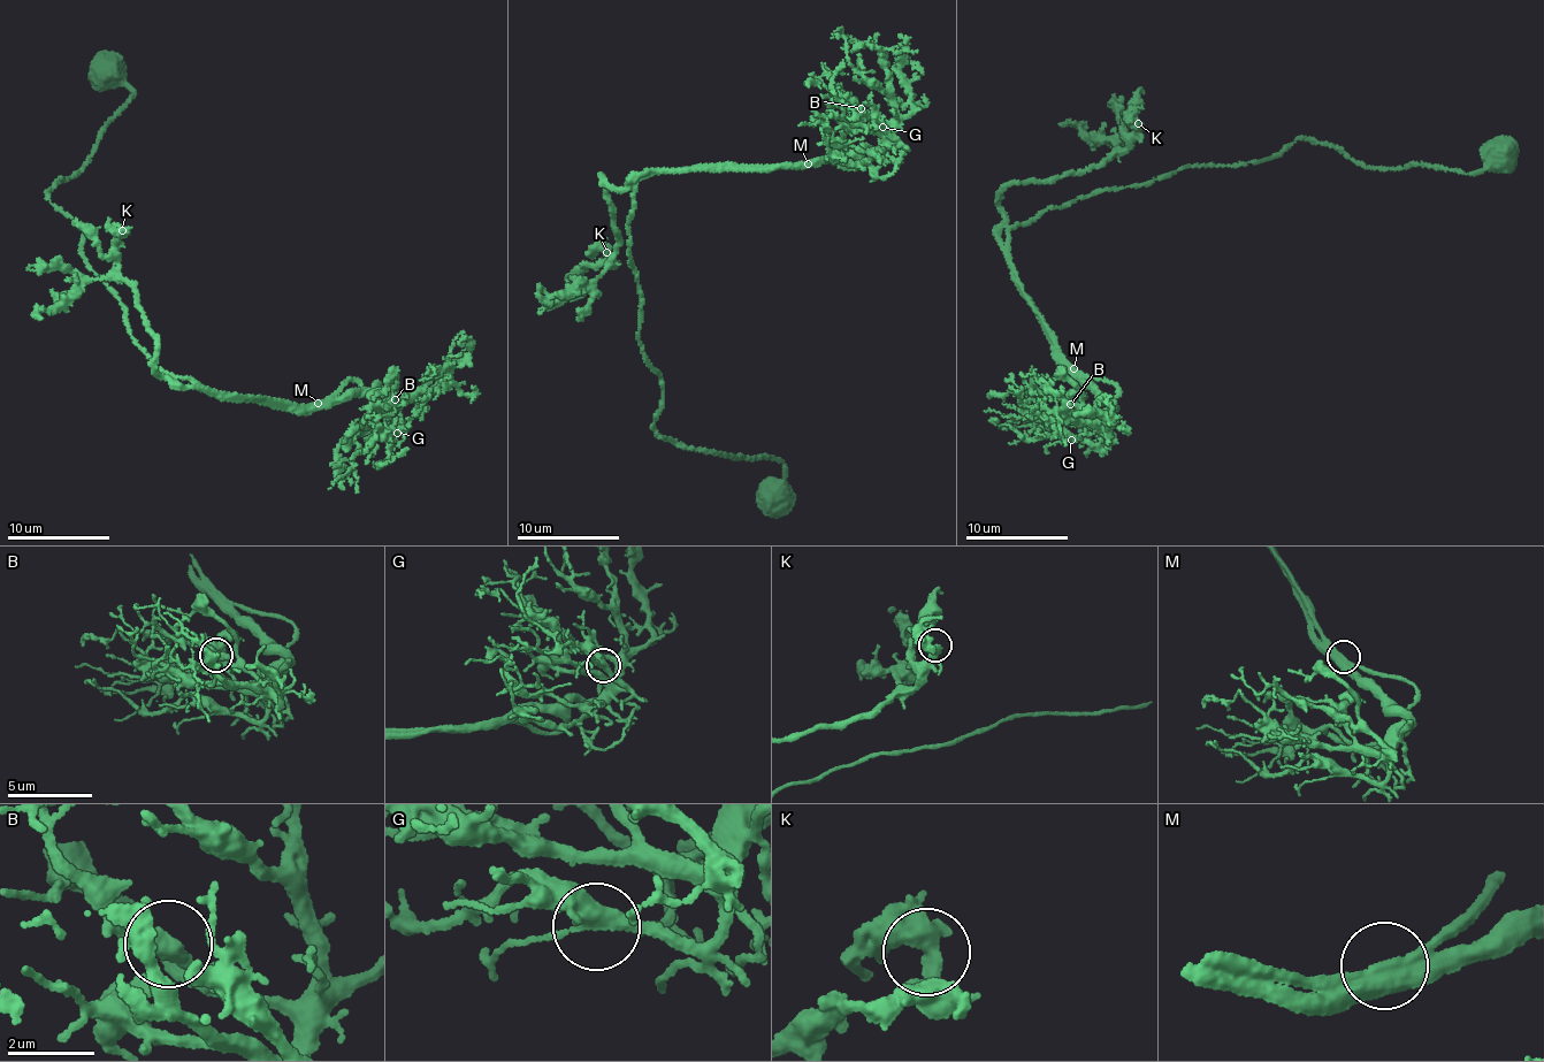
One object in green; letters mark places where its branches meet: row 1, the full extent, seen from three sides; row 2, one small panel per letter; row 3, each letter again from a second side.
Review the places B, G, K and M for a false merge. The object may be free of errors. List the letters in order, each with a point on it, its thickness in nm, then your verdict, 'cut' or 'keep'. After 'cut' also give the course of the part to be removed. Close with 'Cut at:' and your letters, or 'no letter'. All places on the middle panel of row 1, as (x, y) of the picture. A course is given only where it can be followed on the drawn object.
B: (861, 108) | 380 nm | keep
G: (883, 127) | 360 nm | keep
K: (606, 252) | 440 nm | keep
M: (808, 163) | 480 nm | keep
Cut at: no letter

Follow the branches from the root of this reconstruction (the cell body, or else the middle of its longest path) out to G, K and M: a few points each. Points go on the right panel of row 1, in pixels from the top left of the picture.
G: (1502, 158), (1373, 168), (1298, 139), (1016, 224), (1024, 292), (1111, 404), (1100, 442), (1071, 440)
K: (1502, 158), (1468, 174), (1373, 168), (1298, 139), (1004, 223), (1000, 189), (1111, 160), (1138, 123)
M: (1502, 158), (1468, 174), (1373, 168), (1298, 139), (1039, 212), (1010, 229), (1008, 256), (1074, 369)

